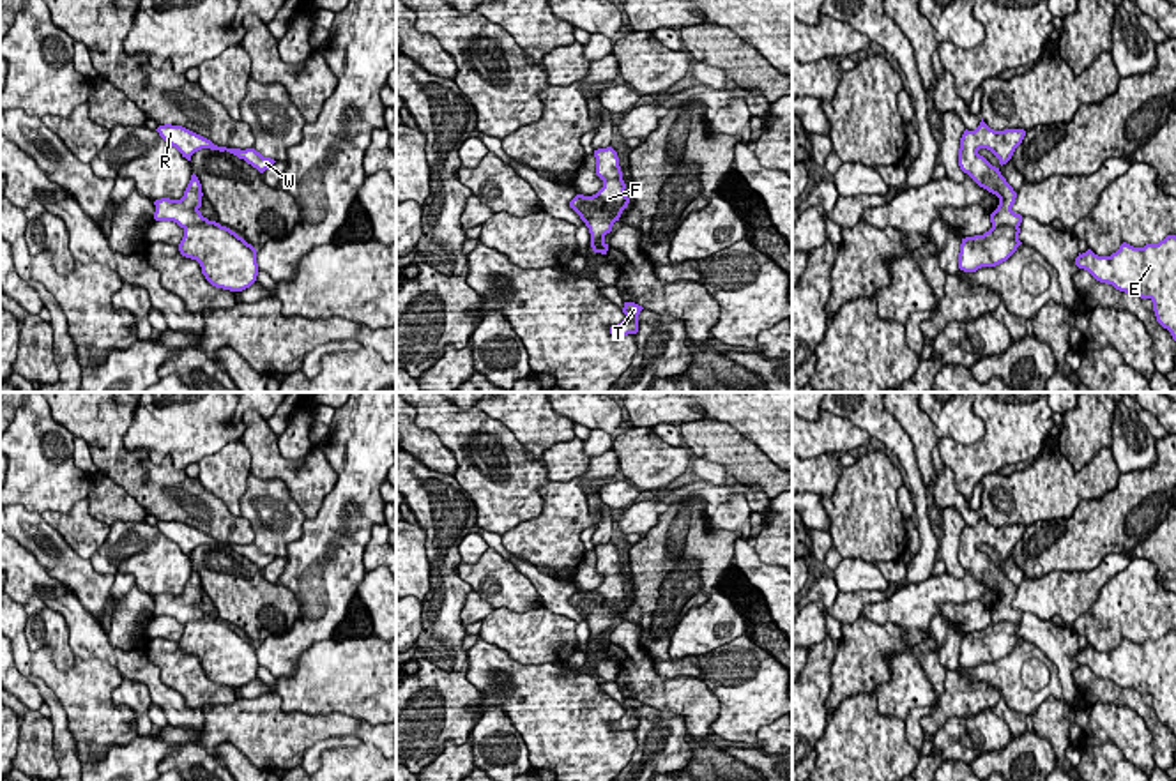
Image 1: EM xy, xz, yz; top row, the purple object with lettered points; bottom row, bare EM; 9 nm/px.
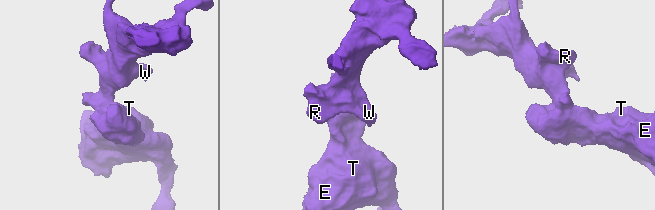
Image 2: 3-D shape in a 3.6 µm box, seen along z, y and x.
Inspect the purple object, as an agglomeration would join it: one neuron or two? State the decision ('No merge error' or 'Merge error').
Merge error

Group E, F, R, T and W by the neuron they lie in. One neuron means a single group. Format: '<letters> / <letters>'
E F T / R W

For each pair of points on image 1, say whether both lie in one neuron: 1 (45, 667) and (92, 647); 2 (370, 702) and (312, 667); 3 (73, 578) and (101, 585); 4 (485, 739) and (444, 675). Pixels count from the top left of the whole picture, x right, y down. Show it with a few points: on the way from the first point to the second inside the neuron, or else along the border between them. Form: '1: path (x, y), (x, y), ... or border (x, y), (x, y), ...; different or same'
1: border (76, 656), (103, 659), (115, 668); different
2: path (356, 688), (345, 677), (326, 675); same
3: path (80, 578), (87, 585), (94, 585); same
4: border (485, 711), (469, 737); different

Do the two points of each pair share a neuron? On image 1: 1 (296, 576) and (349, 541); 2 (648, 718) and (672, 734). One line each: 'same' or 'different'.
1: same
2: same

